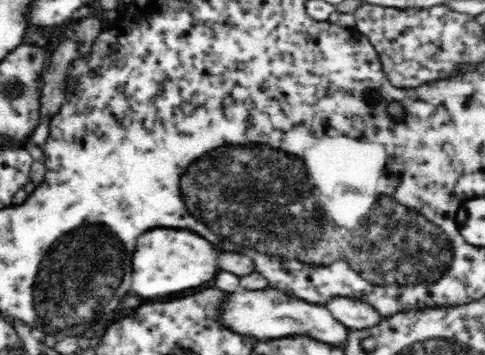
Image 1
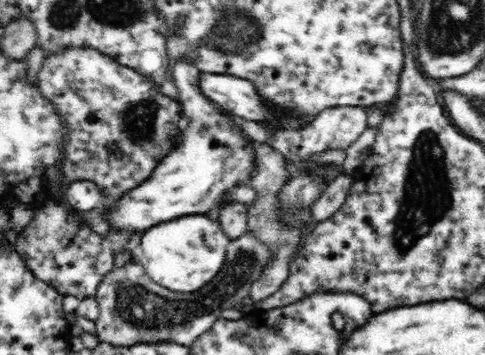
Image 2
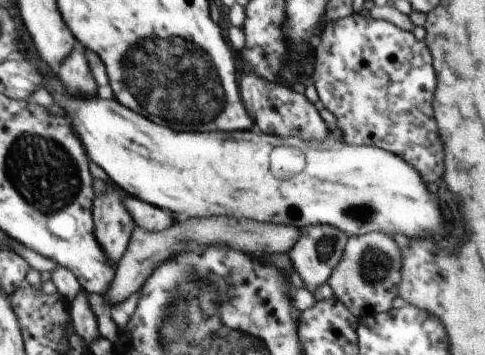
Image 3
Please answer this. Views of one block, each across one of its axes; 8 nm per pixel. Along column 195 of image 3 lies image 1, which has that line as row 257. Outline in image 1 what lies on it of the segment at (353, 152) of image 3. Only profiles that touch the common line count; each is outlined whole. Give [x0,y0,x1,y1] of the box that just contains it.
[132,230,218,298]

